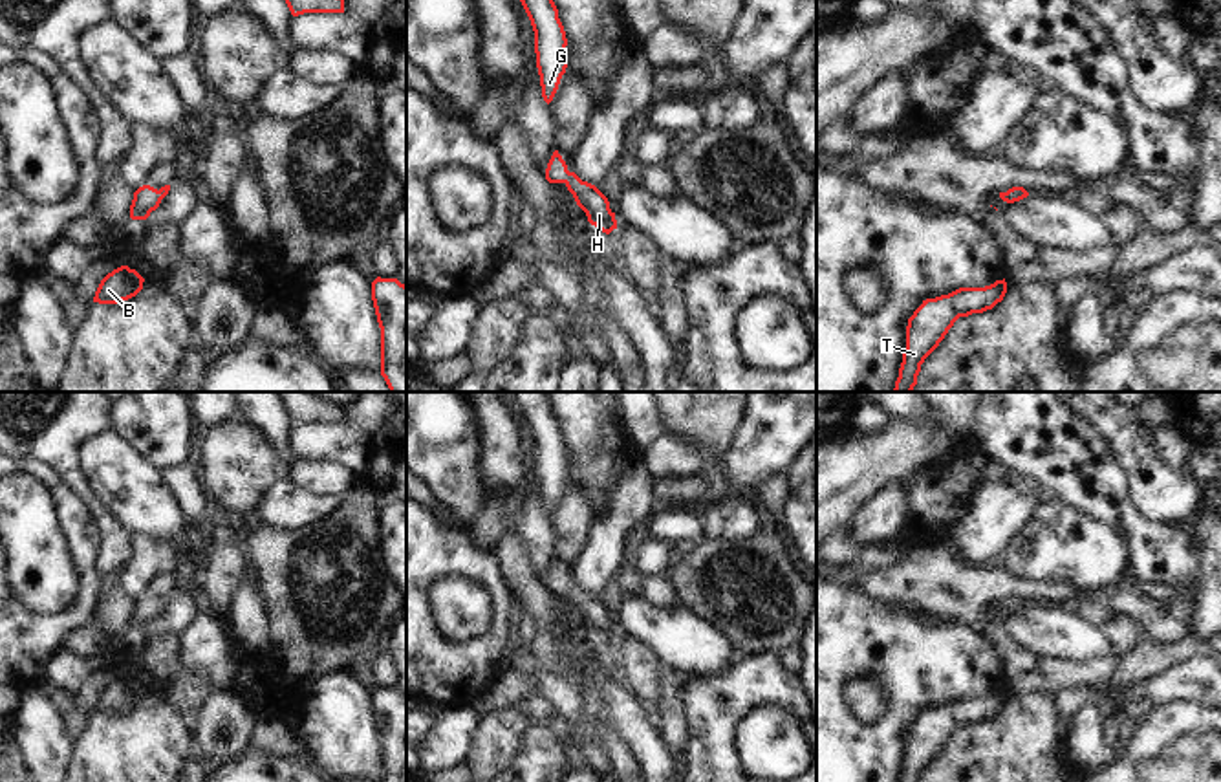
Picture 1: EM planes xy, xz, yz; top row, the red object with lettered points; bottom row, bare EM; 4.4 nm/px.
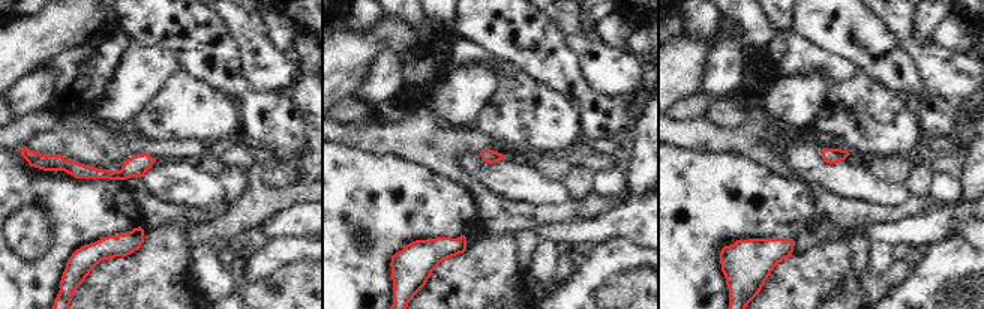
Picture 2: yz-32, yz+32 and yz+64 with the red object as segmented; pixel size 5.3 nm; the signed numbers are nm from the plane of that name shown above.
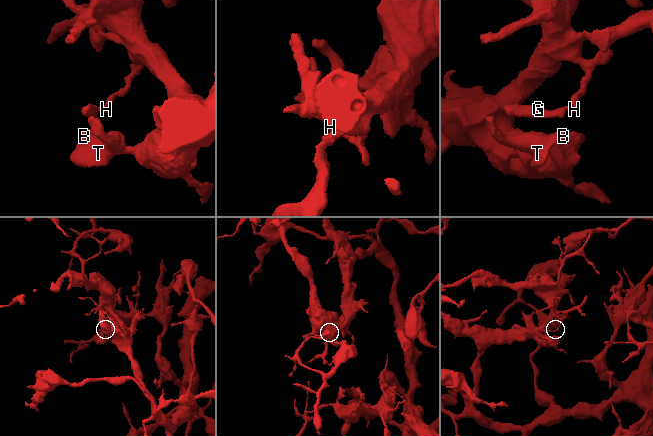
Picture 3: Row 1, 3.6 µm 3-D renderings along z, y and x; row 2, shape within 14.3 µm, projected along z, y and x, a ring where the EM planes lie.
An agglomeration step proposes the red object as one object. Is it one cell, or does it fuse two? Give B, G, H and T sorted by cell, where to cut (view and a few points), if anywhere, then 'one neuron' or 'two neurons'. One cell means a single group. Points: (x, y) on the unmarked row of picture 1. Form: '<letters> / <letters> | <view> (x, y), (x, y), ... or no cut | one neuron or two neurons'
B G H T | no cut | one neuron

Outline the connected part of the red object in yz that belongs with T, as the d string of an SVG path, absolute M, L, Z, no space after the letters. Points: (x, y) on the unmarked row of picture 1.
M1007 692L985 698L959 698L948 705L926 709L908 729L906 760L899 782L921 782L924 769L939 756L959 727L983 723L1003 711Z

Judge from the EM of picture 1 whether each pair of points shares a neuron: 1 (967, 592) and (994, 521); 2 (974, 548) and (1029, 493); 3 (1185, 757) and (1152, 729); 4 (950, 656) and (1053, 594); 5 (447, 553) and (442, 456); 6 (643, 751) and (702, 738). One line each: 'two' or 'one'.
1: two
2: one
3: two
4: two
5: two
6: two

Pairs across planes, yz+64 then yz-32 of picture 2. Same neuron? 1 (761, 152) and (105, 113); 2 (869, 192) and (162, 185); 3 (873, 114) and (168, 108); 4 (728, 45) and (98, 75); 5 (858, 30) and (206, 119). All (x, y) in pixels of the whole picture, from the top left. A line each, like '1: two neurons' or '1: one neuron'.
1: two neurons
2: one neuron
3: one neuron
4: two neurons
5: two neurons

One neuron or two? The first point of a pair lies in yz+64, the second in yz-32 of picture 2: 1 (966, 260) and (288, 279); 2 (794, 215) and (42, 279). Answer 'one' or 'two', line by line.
1: two
2: one

